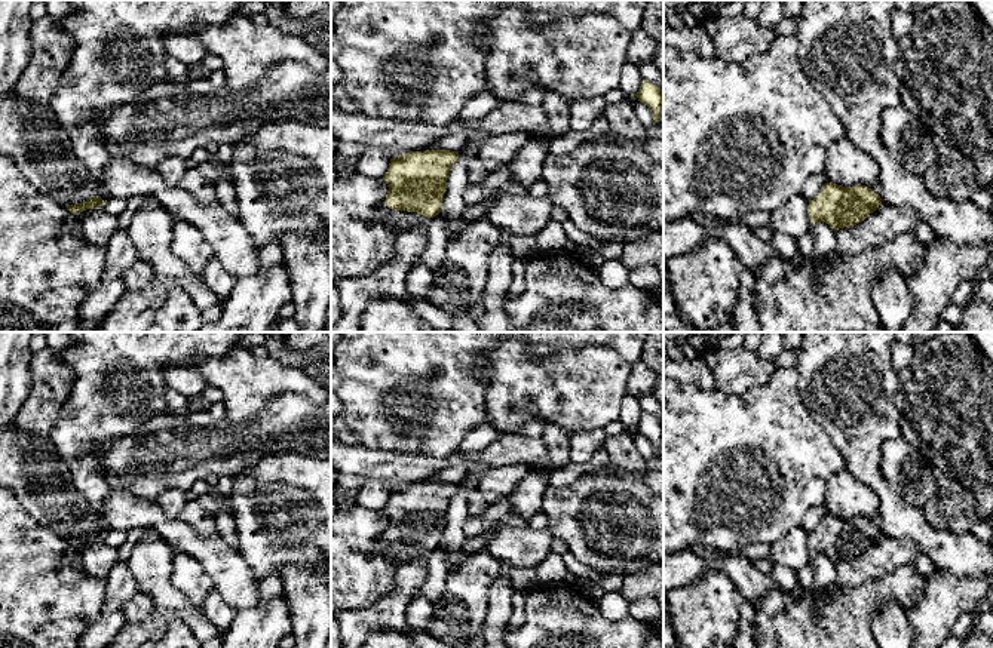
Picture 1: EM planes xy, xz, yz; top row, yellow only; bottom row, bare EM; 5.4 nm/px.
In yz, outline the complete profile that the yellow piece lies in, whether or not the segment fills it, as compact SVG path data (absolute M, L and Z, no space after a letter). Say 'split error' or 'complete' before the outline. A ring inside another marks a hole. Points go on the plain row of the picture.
complete | M827 515L819 525L809 532L807 546L810 555L825 555L833 562L852 559L862 555L882 537L882 531L870 519L842 519Z

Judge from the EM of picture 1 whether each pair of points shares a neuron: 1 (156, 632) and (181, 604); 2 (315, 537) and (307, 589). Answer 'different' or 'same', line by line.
1: same
2: different

